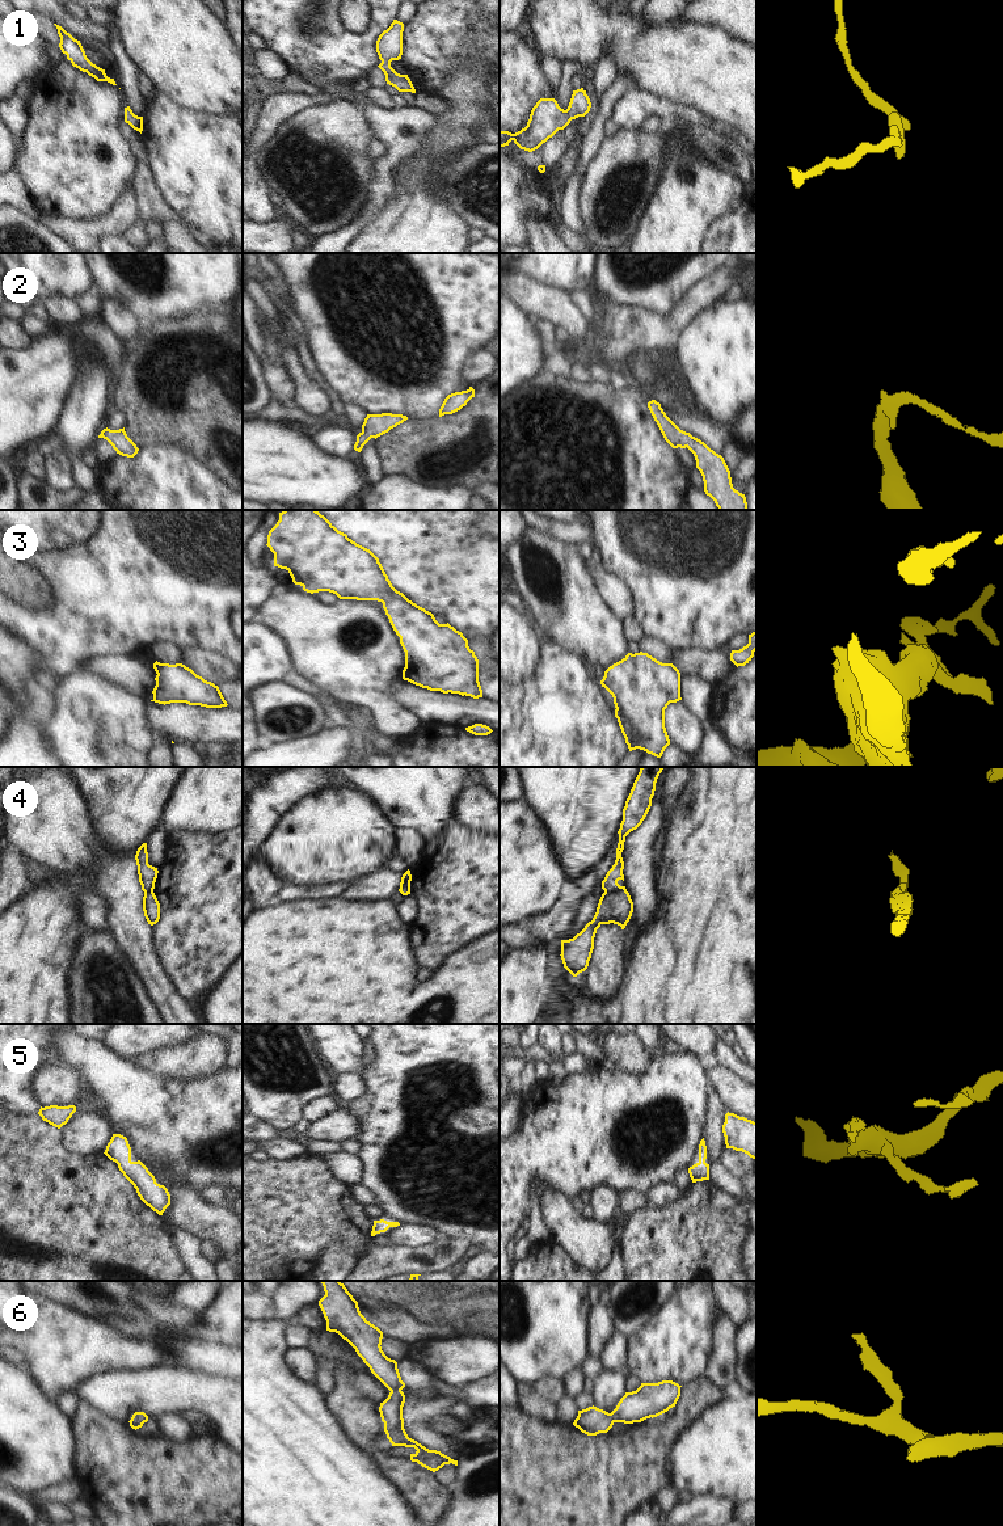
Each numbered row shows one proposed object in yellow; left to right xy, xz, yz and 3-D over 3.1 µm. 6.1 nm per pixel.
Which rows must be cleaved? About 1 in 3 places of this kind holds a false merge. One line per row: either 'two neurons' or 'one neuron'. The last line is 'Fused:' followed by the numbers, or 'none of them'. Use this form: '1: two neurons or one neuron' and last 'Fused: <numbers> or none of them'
1: one neuron
2: one neuron
3: one neuron
4: two neurons
5: one neuron
6: one neuron
Fused: 4

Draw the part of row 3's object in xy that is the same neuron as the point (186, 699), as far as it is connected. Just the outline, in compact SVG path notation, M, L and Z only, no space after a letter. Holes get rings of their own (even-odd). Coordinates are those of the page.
M155 662L156 686L151 701L159 704L186 703L206 708L227 707L220 690L211 682L197 675L182 663L169 665Z

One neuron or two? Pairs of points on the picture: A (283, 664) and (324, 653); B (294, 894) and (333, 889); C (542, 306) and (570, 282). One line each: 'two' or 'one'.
A: two
B: one
C: two

